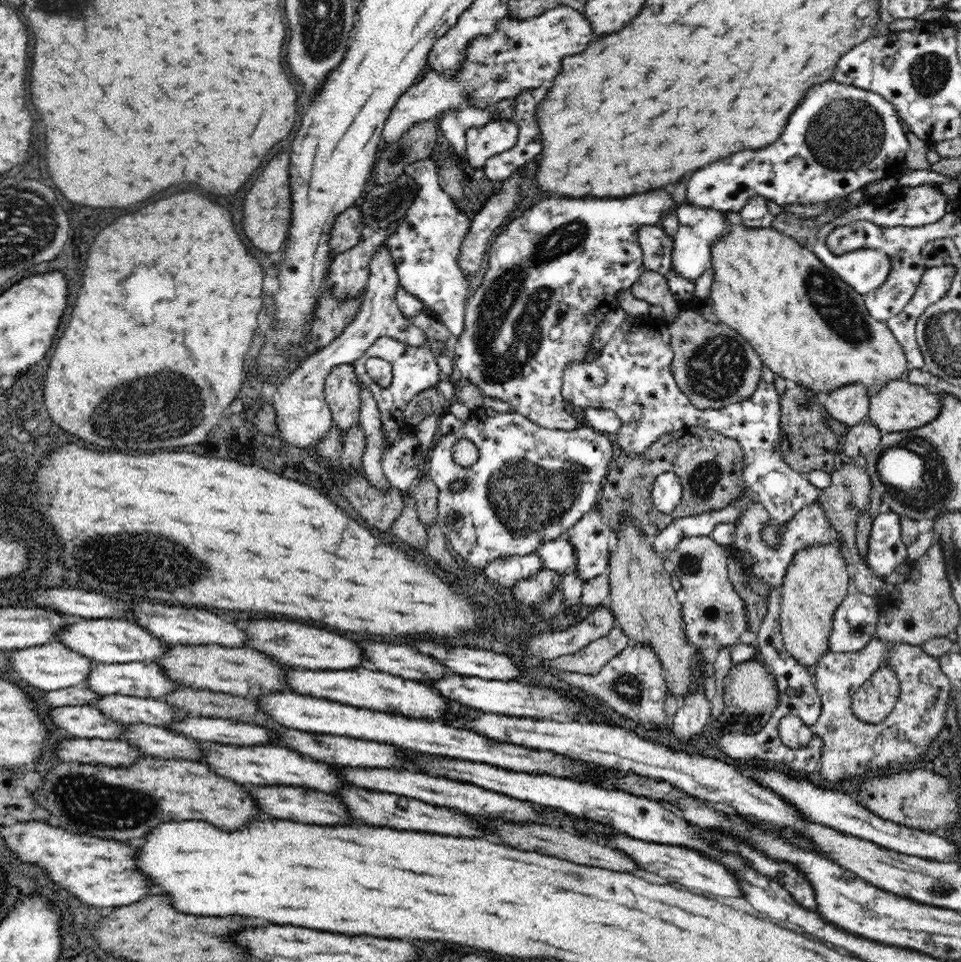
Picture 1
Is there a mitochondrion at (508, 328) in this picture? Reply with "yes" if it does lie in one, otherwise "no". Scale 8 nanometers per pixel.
yes

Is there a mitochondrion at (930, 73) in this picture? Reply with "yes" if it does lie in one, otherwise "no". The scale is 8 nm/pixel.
yes

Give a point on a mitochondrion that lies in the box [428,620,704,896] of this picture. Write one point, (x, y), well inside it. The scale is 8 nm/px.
(627, 686)

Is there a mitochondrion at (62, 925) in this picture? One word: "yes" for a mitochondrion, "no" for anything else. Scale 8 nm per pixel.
no

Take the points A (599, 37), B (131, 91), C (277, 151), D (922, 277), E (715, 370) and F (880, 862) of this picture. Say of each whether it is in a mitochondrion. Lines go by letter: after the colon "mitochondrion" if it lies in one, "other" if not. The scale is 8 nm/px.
A: other
B: other
C: other
D: other
E: mitochondrion
F: other

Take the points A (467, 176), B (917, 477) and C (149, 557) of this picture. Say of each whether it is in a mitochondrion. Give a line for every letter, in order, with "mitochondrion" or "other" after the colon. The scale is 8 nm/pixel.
A: other
B: mitochondrion
C: mitochondrion

